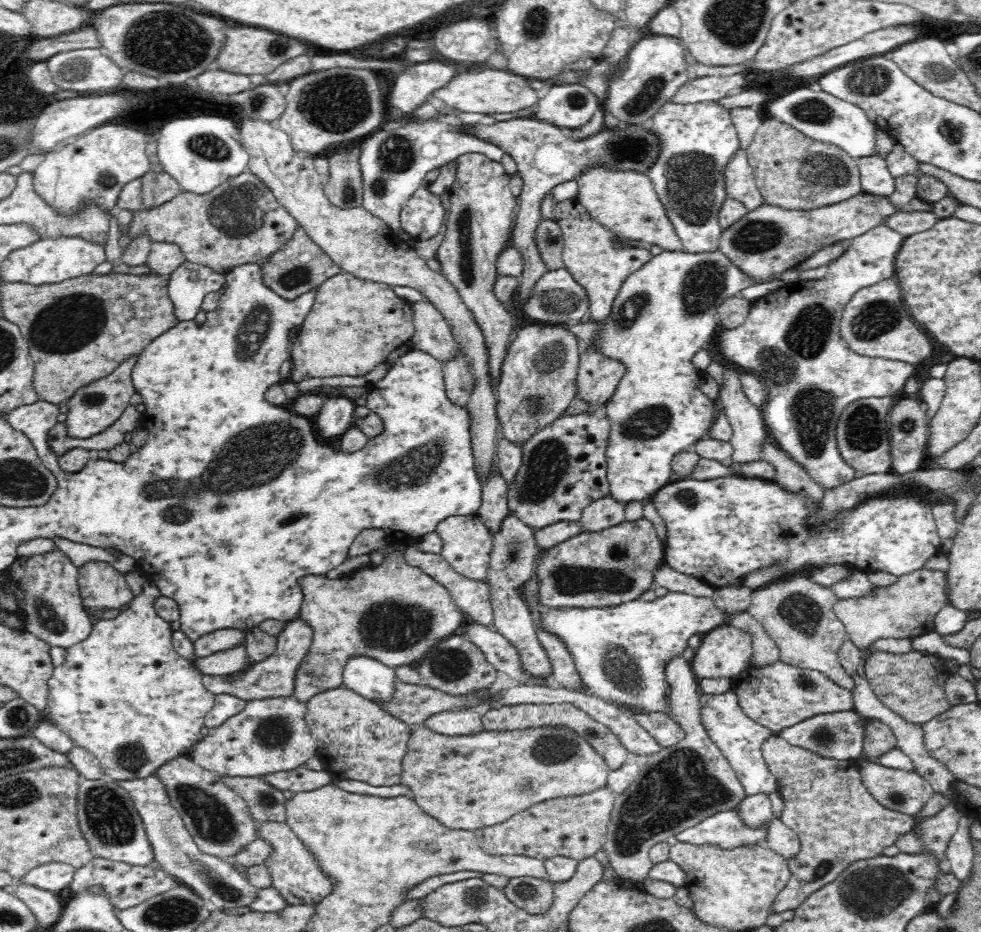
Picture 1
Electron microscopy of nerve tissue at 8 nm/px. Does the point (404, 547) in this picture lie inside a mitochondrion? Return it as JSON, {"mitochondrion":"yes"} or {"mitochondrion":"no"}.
{"mitochondrion":"no"}

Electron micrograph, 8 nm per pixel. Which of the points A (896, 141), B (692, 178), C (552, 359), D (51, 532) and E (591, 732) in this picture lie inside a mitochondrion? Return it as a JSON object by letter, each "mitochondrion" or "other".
{"A":"other","B":"mitochondrion","C":"mitochondrion","D":"other","E":"mitochondrion"}

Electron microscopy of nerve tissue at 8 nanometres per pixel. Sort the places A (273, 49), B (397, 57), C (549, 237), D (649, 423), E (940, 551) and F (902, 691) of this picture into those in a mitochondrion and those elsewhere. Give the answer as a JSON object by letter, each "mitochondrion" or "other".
{"A":"mitochondrion","B":"other","C":"mitochondrion","D":"mitochondrion","E":"other","F":"other"}

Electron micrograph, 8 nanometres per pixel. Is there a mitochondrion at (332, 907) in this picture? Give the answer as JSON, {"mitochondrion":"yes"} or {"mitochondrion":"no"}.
{"mitochondrion":"no"}

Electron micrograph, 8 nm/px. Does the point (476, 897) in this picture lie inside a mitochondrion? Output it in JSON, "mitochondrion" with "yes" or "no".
{"mitochondrion":"yes"}

